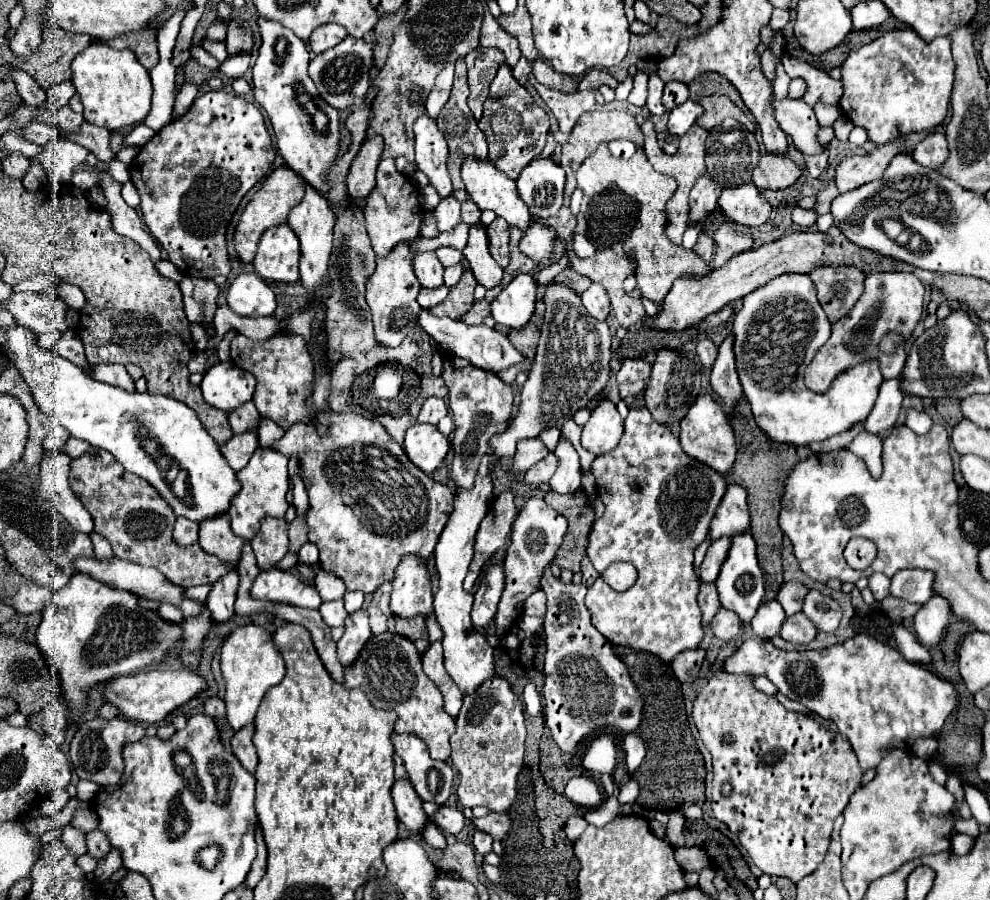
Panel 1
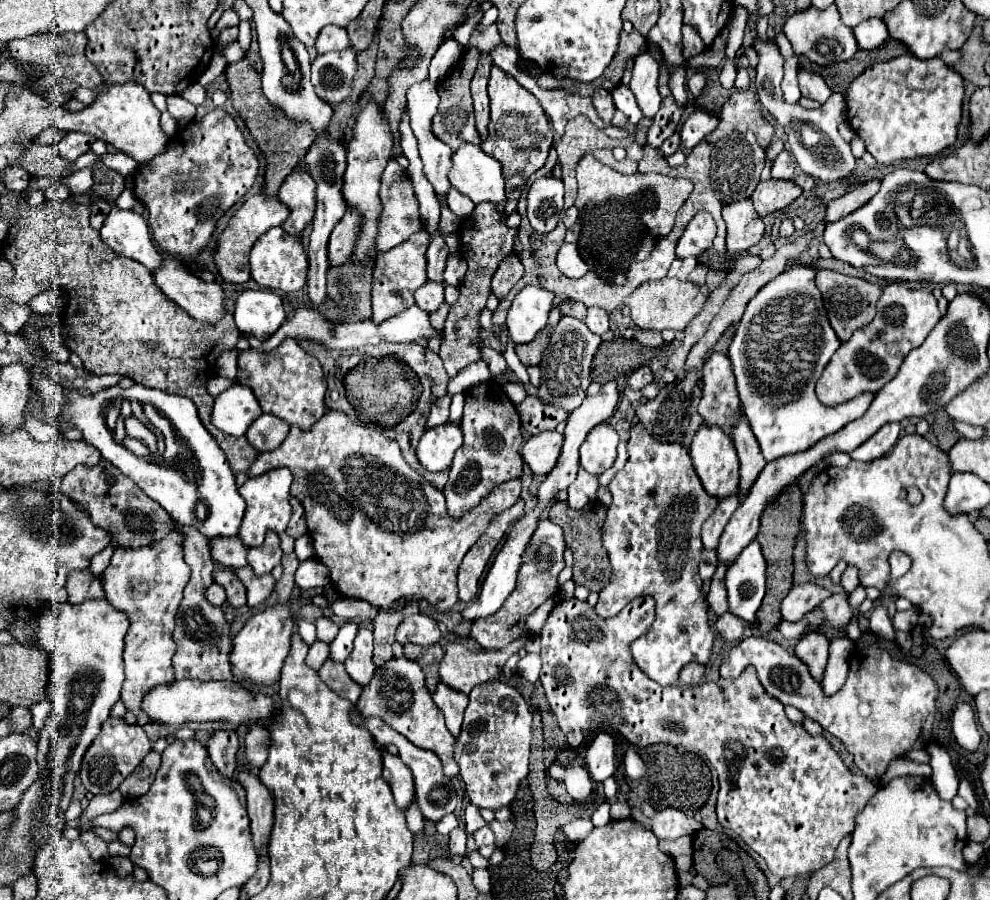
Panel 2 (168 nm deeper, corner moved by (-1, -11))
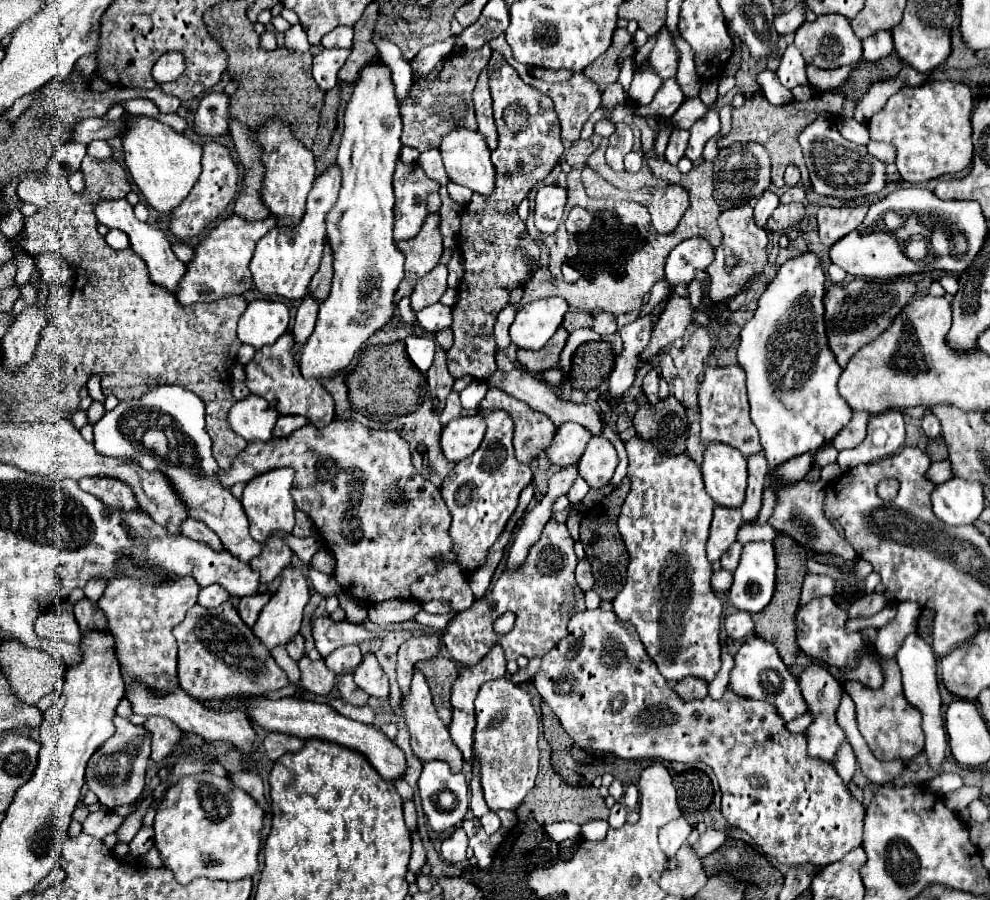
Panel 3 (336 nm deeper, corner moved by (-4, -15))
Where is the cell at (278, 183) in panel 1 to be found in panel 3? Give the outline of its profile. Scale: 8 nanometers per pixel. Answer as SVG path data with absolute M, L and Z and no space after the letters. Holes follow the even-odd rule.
M229 215L219 221L193 249L193 259L185 265L187 275L183 275L183 283L179 283L179 293L175 293L181 305L193 305L199 301L211 303L229 295L243 295L253 287L249 261L253 257L257 241L275 227L275 217L267 217L263 221L245 221L243 217Z

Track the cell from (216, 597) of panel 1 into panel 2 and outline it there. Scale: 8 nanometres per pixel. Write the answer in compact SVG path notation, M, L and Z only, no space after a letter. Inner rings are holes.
M212 583L204 595L206 595L206 599L208 599L214 607L220 607L220 605L224 605L224 603L226 603L226 591L224 591L224 587L222 587L222 585Z

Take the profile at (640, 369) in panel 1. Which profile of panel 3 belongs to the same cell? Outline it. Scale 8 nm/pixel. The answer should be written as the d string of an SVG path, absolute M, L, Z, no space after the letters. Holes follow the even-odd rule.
M651 369L645 377L643 377L643 393L649 399L649 405L655 405L659 401L659 375L655 369Z

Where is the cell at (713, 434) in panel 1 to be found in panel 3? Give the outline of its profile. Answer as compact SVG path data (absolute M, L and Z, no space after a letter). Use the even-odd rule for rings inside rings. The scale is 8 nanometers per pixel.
M709 443L701 473L709 497L721 507L741 507L747 489L747 461L731 445Z

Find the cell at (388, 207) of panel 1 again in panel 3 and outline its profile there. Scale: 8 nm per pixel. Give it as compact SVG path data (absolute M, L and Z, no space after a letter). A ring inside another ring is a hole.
M397 163L393 175L395 189L395 241L411 239L419 233L425 217L427 217L427 195L439 191L439 183L429 179L425 171L413 163L405 165Z

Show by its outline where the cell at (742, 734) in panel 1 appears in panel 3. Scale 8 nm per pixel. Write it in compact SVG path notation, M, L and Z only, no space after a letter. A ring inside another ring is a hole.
M595 609L573 615L569 635L543 657L533 683L581 749L605 751L621 759L703 761L709 765L719 779L723 817L729 825L749 833L763 853L777 863L789 867L805 863L825 867L863 841L863 805L843 787L841 777L831 765L807 755L807 737L789 733L771 703L739 697L731 689L719 701L711 697L683 701L657 671L635 627L631 623L625 625L613 611Z

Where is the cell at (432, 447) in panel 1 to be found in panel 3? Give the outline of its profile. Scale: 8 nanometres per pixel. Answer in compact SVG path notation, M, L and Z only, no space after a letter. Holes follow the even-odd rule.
M475 413L475 415L459 415L453 421L449 421L443 427L441 435L441 449L447 461L461 461L467 455L473 455L473 451L481 445L483 435L485 435L485 419Z

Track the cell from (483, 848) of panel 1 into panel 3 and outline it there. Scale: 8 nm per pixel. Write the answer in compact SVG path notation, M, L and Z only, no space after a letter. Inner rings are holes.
M489 811L487 815L483 815L483 817L481 817L481 825L483 825L483 829L487 831L487 835L493 835L493 833L501 827L501 821L499 821L497 813Z

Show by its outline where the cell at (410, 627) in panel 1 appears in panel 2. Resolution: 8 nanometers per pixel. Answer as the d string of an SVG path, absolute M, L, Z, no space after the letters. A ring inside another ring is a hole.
M406 643L402 649L404 649L404 657L416 661L422 667L422 671L426 675L426 687L432 693L436 683L440 681L438 665L444 655L442 647L438 643L436 643L436 647L416 647L416 643Z

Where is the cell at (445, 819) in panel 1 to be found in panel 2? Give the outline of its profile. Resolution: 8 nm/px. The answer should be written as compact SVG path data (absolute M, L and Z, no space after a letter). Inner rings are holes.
M456 827L450 831L450 853L452 855L466 855L466 831Z

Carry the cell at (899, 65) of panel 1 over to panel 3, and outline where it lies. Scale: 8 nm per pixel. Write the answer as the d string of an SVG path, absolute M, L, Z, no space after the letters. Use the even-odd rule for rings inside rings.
M935 81L921 87L903 87L895 93L887 105L875 113L869 121L869 133L873 141L885 141L897 147L897 169L905 181L919 183L931 181L945 173L959 173L973 161L973 127L971 127L973 93L967 85L957 81Z

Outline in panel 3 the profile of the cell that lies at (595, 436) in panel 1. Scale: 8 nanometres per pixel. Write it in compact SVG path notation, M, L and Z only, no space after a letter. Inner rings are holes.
M593 437L577 463L579 475L587 481L591 489L605 487L617 467L615 447L605 437Z

